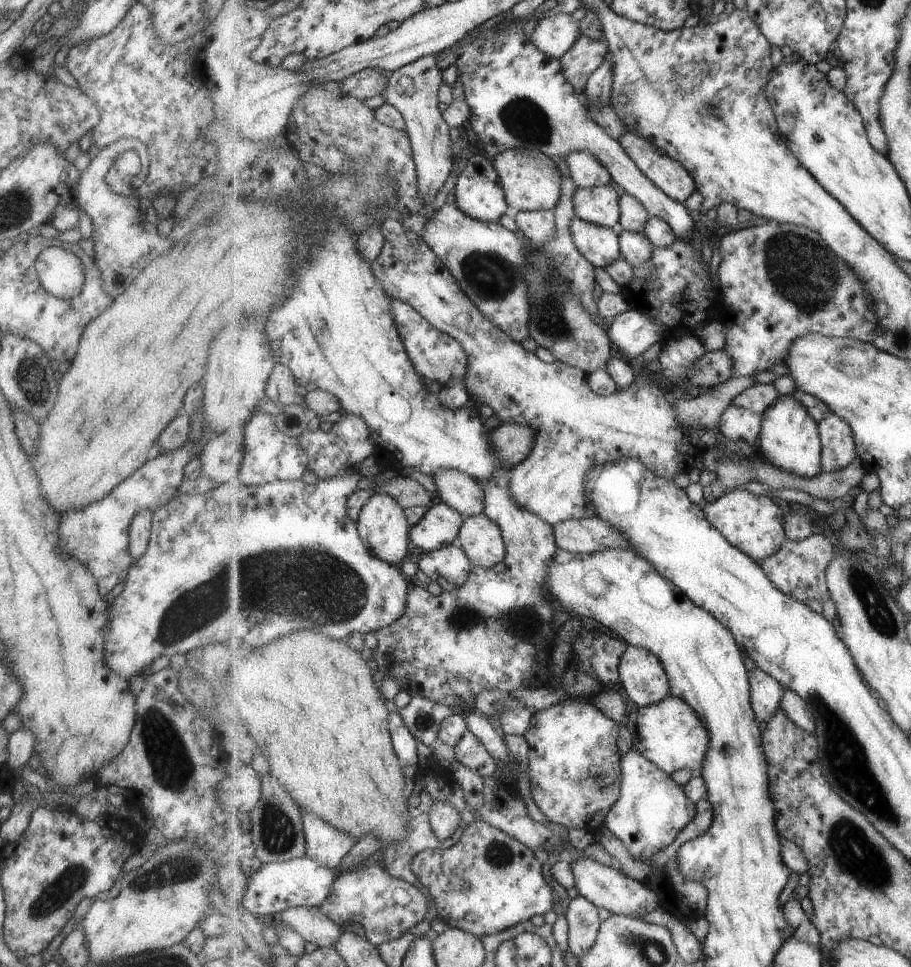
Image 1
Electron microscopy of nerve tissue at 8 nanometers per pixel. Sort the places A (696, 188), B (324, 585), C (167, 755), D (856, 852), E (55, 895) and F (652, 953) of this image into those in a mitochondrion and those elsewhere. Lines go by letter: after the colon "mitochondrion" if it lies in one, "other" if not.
A: other
B: mitochondrion
C: mitochondrion
D: mitochondrion
E: mitochondrion
F: mitochondrion

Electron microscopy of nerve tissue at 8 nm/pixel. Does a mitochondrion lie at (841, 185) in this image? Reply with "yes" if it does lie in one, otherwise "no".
no

